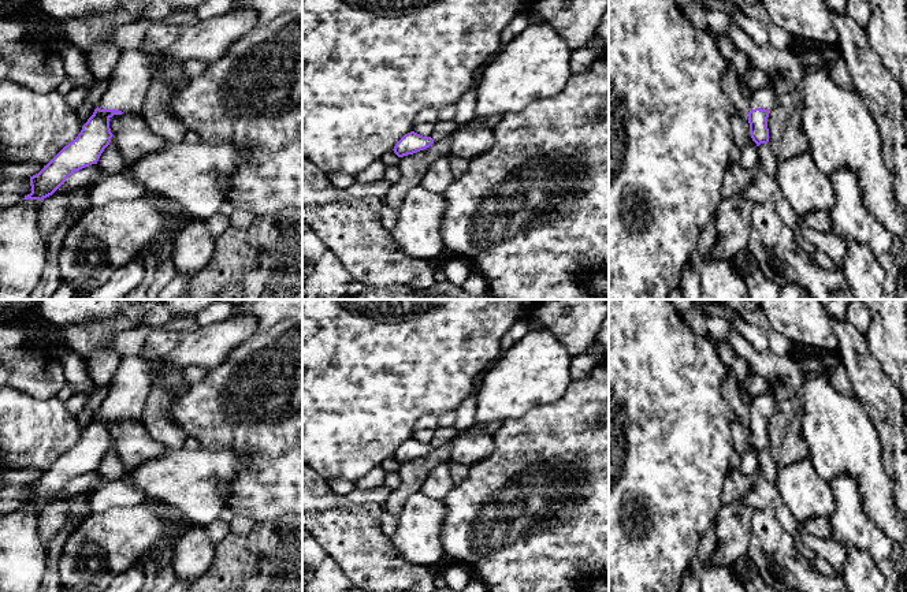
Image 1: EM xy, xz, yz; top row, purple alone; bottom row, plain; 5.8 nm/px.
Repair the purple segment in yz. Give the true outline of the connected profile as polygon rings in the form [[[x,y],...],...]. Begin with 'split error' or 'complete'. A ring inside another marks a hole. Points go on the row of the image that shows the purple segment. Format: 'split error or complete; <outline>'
split error; [[[769,78],[767,86],[754,90],[750,98],[750,134],[757,146],[769,142],[767,118],[776,103],[776,82],[777,78]]]

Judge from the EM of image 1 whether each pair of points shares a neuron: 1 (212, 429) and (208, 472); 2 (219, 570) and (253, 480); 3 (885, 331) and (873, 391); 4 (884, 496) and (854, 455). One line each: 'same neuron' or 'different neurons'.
1: different neurons
2: different neurons
3: different neurons
4: same neuron

